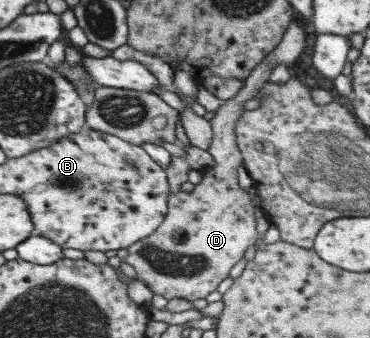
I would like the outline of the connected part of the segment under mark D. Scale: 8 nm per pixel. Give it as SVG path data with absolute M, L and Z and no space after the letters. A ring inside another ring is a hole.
M292 19L276 47L244 78L241 89L230 99L221 102L215 115L208 120L212 139L206 151L213 157L214 163L201 170L201 181L193 185L191 192L170 192L166 213L159 226L149 236L126 248L123 262L133 268L134 279L140 281L153 295L160 295L167 300L204 299L228 277L229 271L241 260L245 250L254 246L258 240L254 206L247 191L239 188L237 180L237 166L241 164L242 156L236 145L234 126L243 110L242 103L255 98L260 86L267 82L272 68L277 63L295 62L303 51L302 26L295 20L298 19Z

